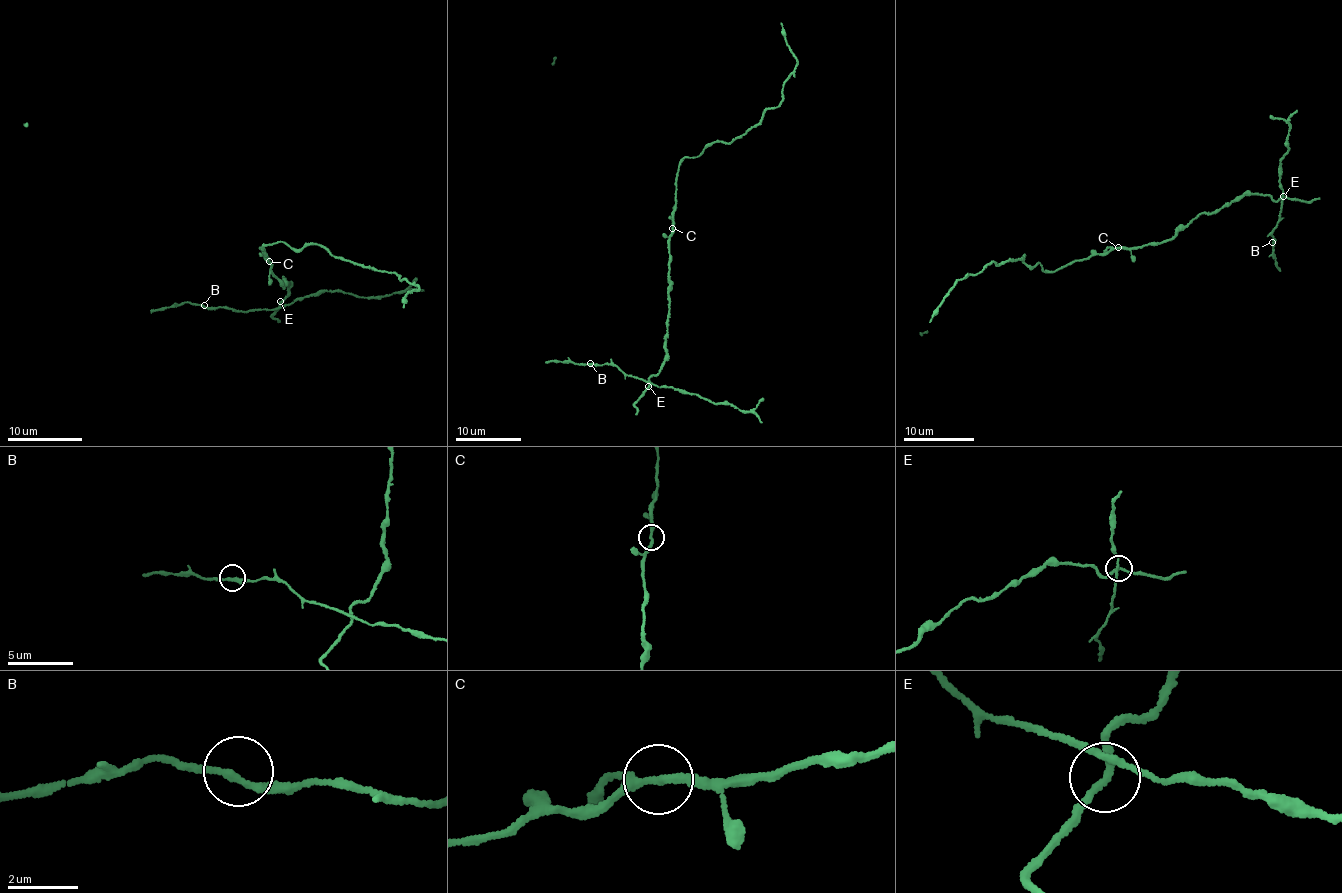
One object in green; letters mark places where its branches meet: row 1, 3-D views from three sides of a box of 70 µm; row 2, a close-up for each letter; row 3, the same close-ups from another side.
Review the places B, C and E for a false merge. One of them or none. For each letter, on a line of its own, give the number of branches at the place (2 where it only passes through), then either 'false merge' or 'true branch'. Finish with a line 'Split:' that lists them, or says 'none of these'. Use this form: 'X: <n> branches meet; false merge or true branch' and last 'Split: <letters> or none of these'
B: 2 branches meet; true branch
C: 3 branches meet; true branch
E: 3 branches meet; true branch
Split: none of these

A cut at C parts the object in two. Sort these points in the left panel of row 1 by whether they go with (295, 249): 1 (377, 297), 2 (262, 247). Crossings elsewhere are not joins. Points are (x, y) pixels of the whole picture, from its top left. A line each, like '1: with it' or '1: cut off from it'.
1: cut off from it
2: with it

